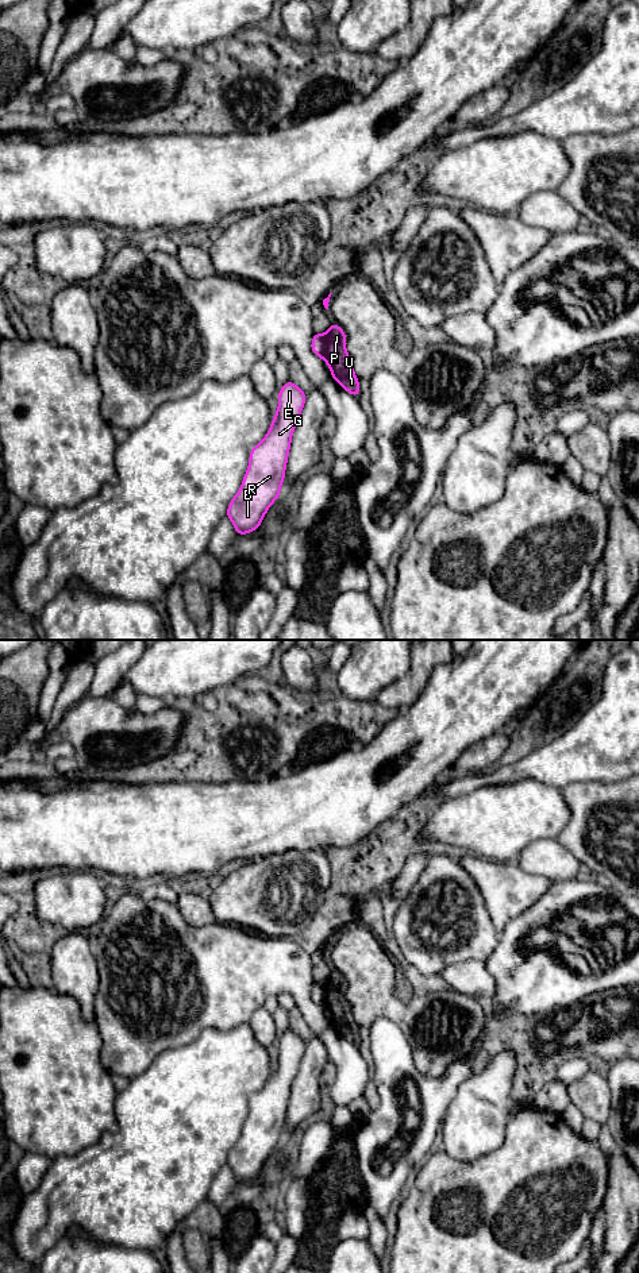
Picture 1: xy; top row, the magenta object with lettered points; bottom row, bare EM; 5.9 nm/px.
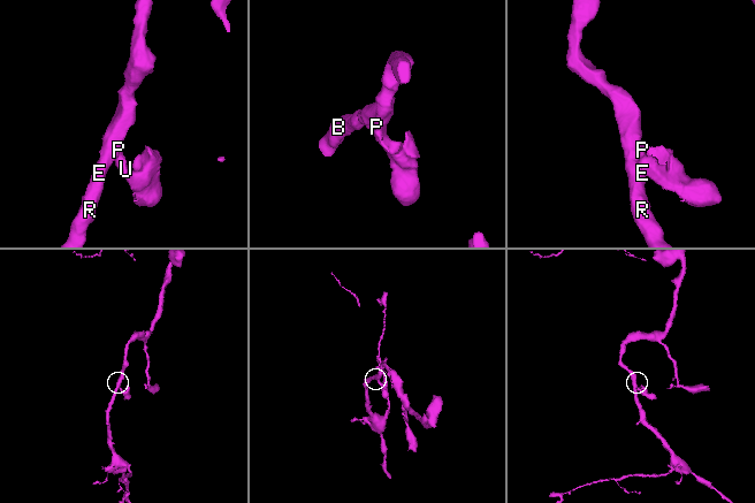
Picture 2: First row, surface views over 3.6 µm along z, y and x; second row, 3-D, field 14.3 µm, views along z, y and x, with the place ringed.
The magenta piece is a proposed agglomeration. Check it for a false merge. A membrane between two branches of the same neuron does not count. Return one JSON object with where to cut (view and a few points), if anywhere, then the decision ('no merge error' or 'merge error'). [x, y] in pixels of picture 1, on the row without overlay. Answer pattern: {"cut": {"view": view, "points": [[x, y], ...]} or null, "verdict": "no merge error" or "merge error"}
{"cut": {"view": "xy", "points": [[323, 983], [324, 1006]]}, "verdict": "merge error"}

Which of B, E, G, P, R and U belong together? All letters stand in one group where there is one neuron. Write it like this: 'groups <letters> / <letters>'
groups B E G R / P U

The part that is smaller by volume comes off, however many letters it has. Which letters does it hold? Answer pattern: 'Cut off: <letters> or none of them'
Cut off: P, U

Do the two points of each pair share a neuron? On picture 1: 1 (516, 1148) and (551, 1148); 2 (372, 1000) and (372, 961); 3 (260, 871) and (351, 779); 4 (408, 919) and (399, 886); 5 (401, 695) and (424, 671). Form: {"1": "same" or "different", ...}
{"1": "same", "2": "same", "3": "different", "4": "different", "5": "same"}

